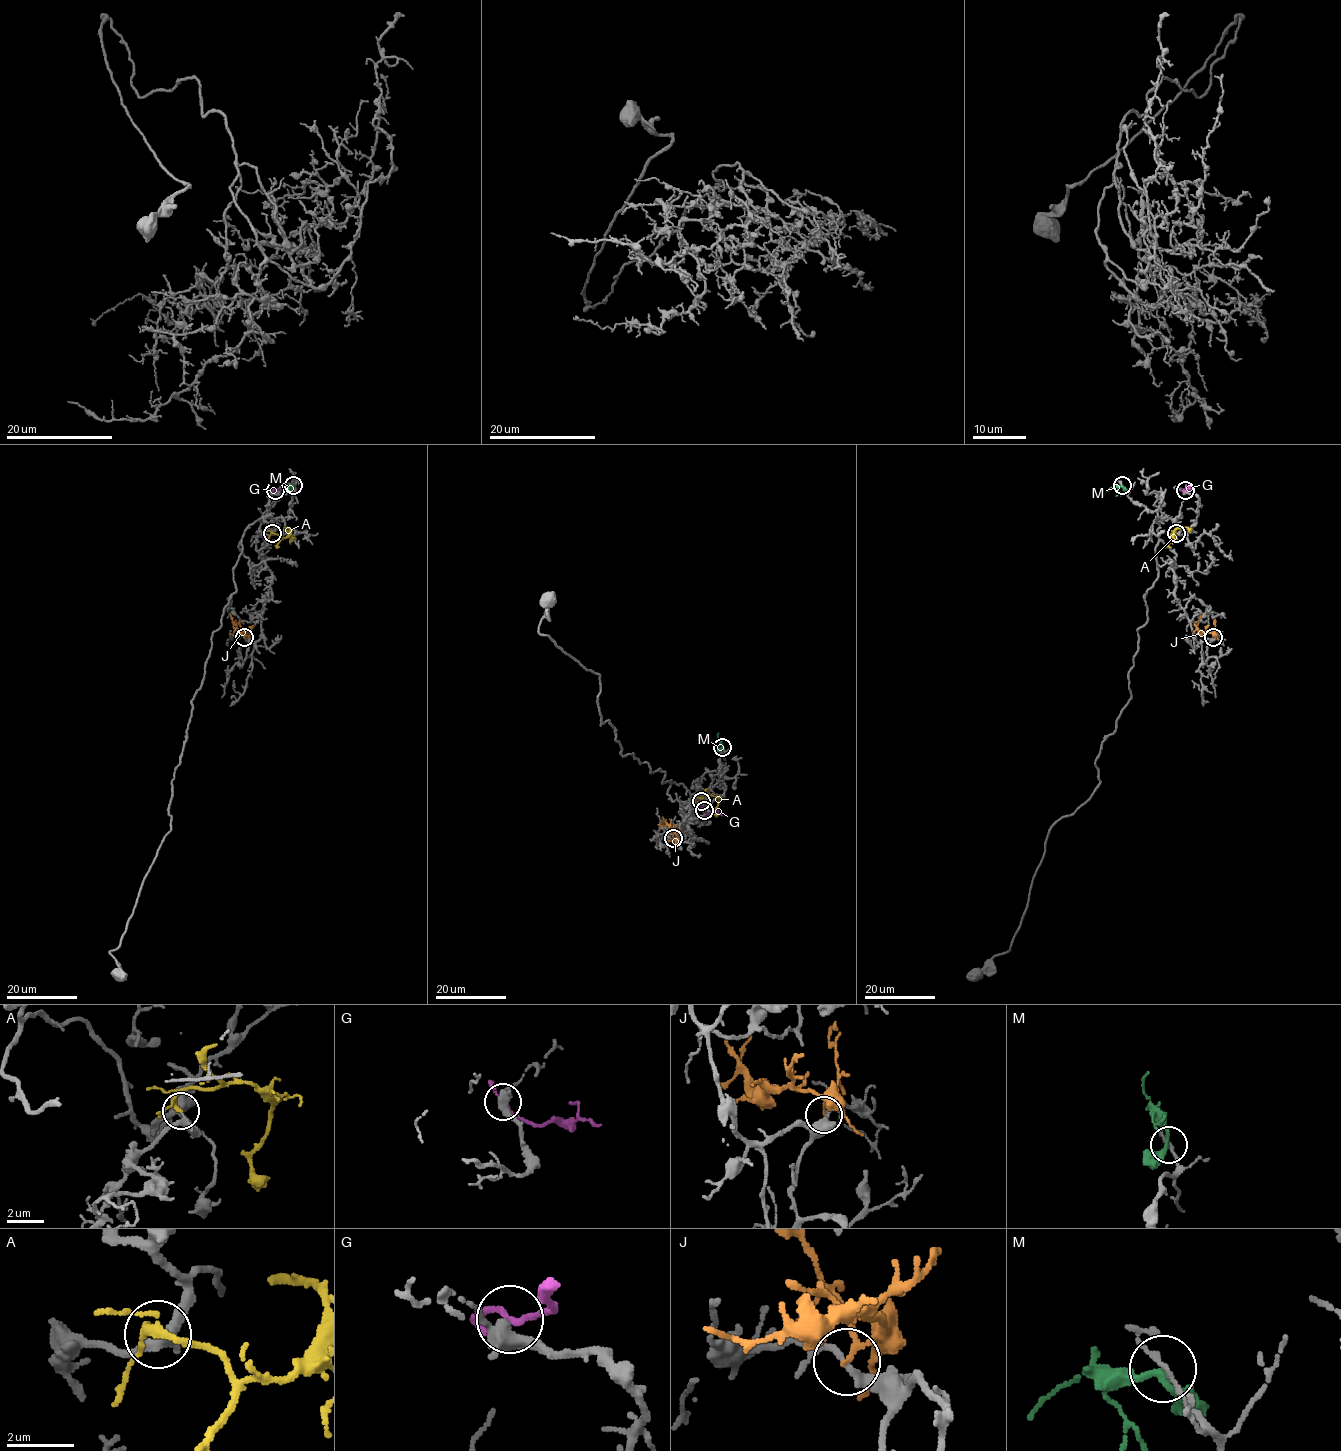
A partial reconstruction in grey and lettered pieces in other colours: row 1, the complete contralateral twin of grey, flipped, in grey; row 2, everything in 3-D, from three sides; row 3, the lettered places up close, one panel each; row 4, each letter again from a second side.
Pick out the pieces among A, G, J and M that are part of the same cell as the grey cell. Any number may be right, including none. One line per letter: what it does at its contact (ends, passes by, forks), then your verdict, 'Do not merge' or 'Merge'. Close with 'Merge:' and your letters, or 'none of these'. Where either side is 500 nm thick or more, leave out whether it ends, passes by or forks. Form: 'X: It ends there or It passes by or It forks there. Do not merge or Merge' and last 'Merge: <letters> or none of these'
A: It passes by. Merge
G: It passes by. Do not merge
J: It passes by. Do not merge
M: It passes by. Do not merge
Merge: A

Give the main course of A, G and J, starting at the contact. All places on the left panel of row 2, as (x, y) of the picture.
A: (272, 533), (281, 538), (290, 531), (286, 527), (289, 532)
G: (275, 490), (289, 489), (288, 482)
J: (244, 637), (247, 633), (234, 627), (230, 615)

